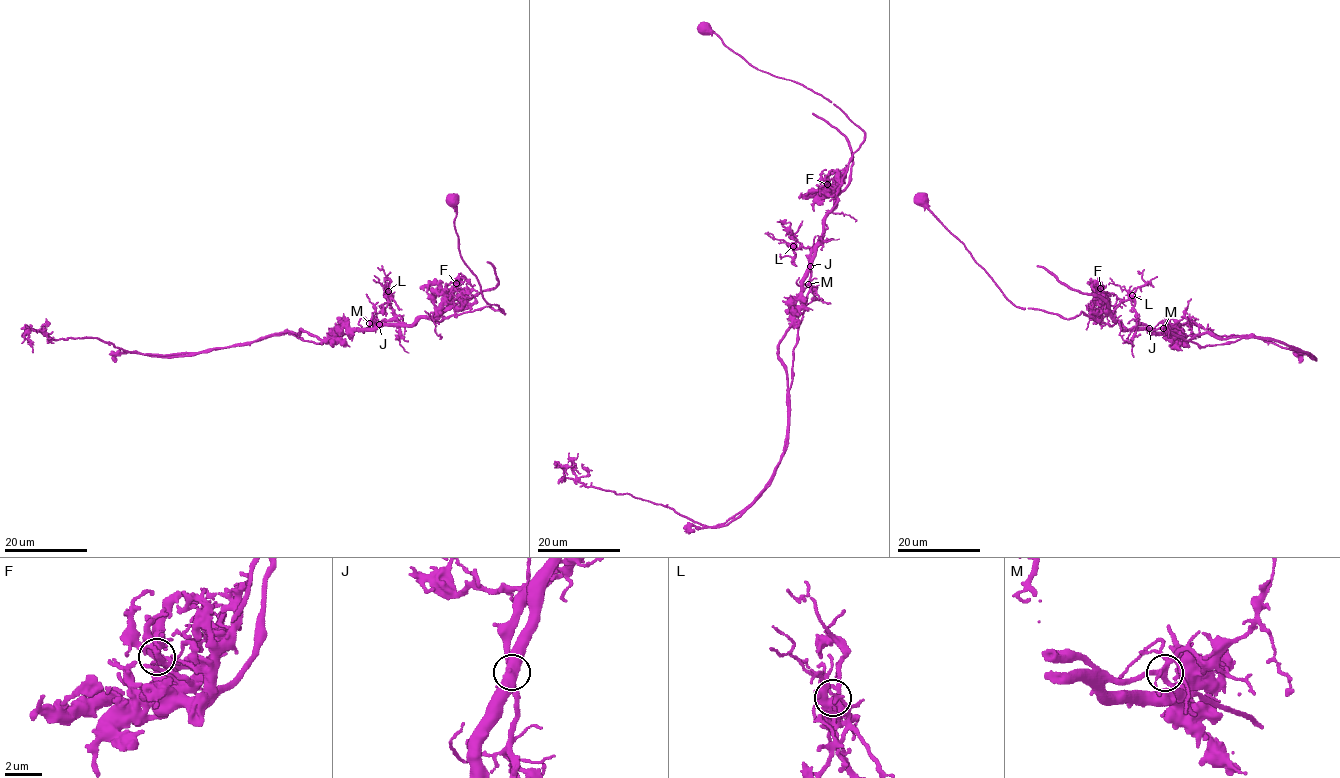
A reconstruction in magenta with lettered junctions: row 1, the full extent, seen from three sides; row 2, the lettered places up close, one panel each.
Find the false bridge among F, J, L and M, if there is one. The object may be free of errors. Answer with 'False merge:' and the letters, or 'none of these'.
False merge: J

